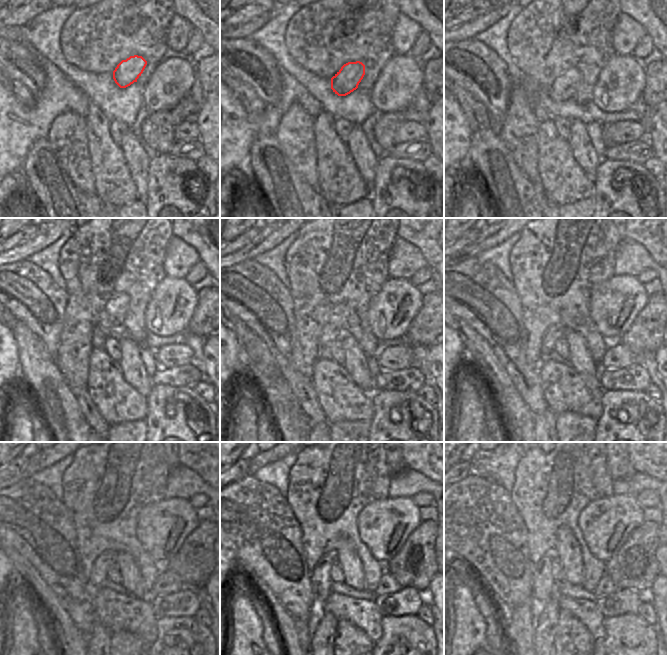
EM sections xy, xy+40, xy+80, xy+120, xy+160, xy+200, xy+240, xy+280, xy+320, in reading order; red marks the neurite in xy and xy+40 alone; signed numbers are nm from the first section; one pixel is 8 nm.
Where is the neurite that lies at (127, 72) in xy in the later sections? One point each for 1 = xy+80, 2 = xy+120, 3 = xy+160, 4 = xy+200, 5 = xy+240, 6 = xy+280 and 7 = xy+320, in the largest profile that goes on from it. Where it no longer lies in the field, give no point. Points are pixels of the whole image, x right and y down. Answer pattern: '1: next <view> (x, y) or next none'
1: next xy+80 (563, 88)
2: next xy+120 (115, 311)
3: next xy+160 (331, 331)
4: next xy+200 (555, 332)
5: next xy+240 (98, 574)
6: next xy+280 (320, 579)
7: next xy+320 (543, 584)

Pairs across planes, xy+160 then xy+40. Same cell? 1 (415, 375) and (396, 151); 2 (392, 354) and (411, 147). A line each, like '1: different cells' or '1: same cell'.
1: same cell
2: different cells

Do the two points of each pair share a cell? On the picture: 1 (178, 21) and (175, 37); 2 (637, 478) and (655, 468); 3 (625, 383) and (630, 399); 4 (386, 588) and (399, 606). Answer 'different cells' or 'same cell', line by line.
1: same cell
2: different cells
3: different cells
4: different cells

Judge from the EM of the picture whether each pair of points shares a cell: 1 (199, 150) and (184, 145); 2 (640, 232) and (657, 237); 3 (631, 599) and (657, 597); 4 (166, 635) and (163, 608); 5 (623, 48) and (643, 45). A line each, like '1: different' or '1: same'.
1: same
2: same
3: different
4: different
5: different

